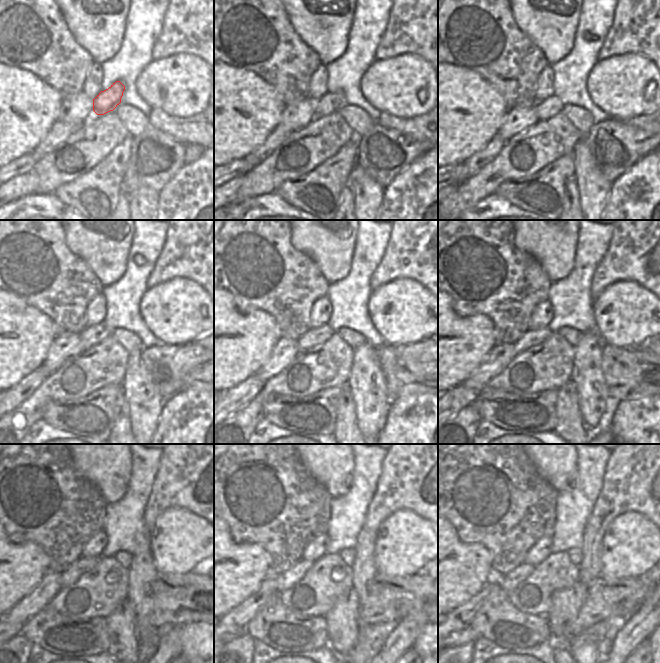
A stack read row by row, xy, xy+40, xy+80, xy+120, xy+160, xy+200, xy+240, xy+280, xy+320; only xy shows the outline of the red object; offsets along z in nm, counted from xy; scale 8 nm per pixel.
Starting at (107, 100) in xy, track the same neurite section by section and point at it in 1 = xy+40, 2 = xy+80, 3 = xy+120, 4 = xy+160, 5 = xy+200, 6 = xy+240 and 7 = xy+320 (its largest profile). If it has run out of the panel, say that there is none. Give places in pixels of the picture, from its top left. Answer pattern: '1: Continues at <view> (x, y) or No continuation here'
1: Continues at xy+40 (330, 102)
2: Continues at xy+80 (546, 109)
3: Continues at xy+120 (95, 334)
4: Continues at xy+160 (313, 337)
5: Continues at xy+200 (532, 338)
6: Continues at xy+240 (77, 568)
7: Continues at xy+320 (508, 582).

